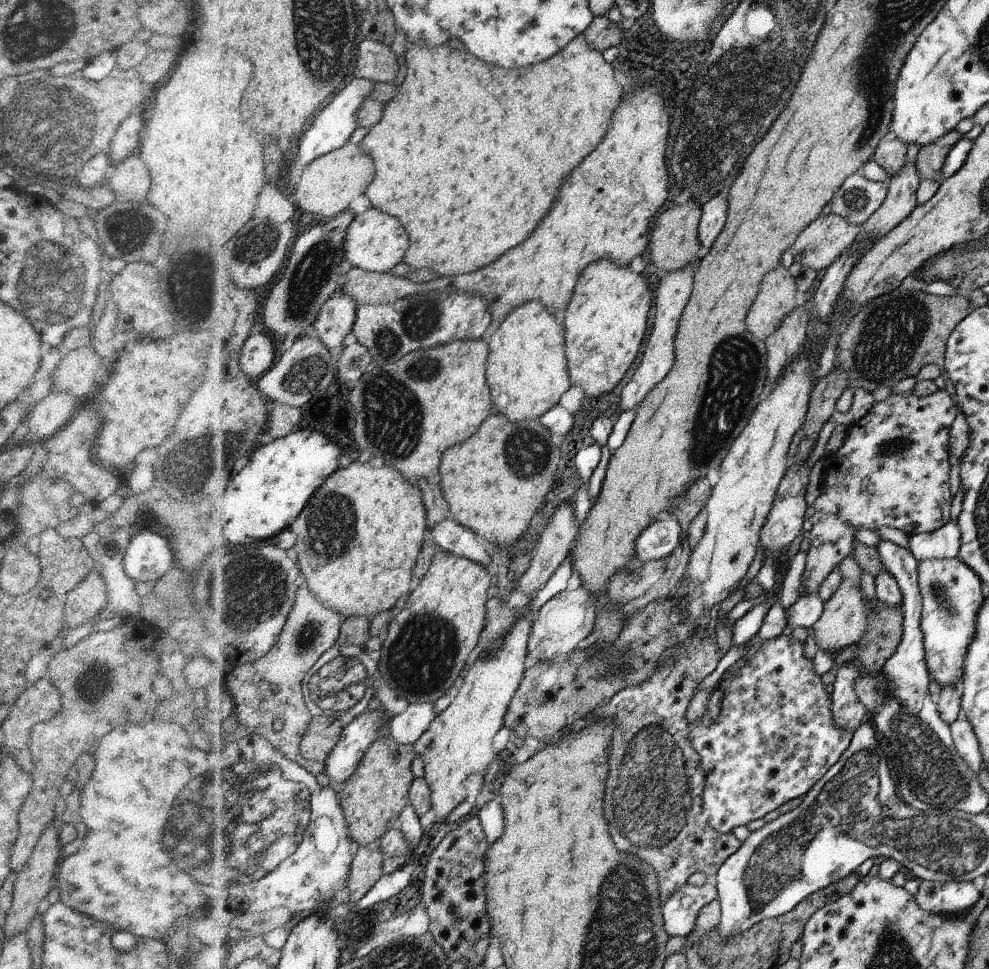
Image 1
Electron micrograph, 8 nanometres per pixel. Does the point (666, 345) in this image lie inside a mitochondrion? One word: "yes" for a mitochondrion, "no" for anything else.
no

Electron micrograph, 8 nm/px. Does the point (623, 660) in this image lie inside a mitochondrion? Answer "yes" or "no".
yes

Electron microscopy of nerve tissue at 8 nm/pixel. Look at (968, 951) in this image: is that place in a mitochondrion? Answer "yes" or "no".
no

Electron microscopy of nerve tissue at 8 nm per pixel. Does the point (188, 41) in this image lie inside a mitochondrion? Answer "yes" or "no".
no

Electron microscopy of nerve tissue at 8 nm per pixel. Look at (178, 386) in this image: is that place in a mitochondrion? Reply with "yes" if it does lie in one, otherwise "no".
no

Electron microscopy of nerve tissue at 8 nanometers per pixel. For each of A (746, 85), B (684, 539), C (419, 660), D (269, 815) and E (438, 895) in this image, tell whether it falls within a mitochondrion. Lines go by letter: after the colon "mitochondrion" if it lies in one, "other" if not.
A: mitochondrion
B: other
C: mitochondrion
D: mitochondrion
E: other

